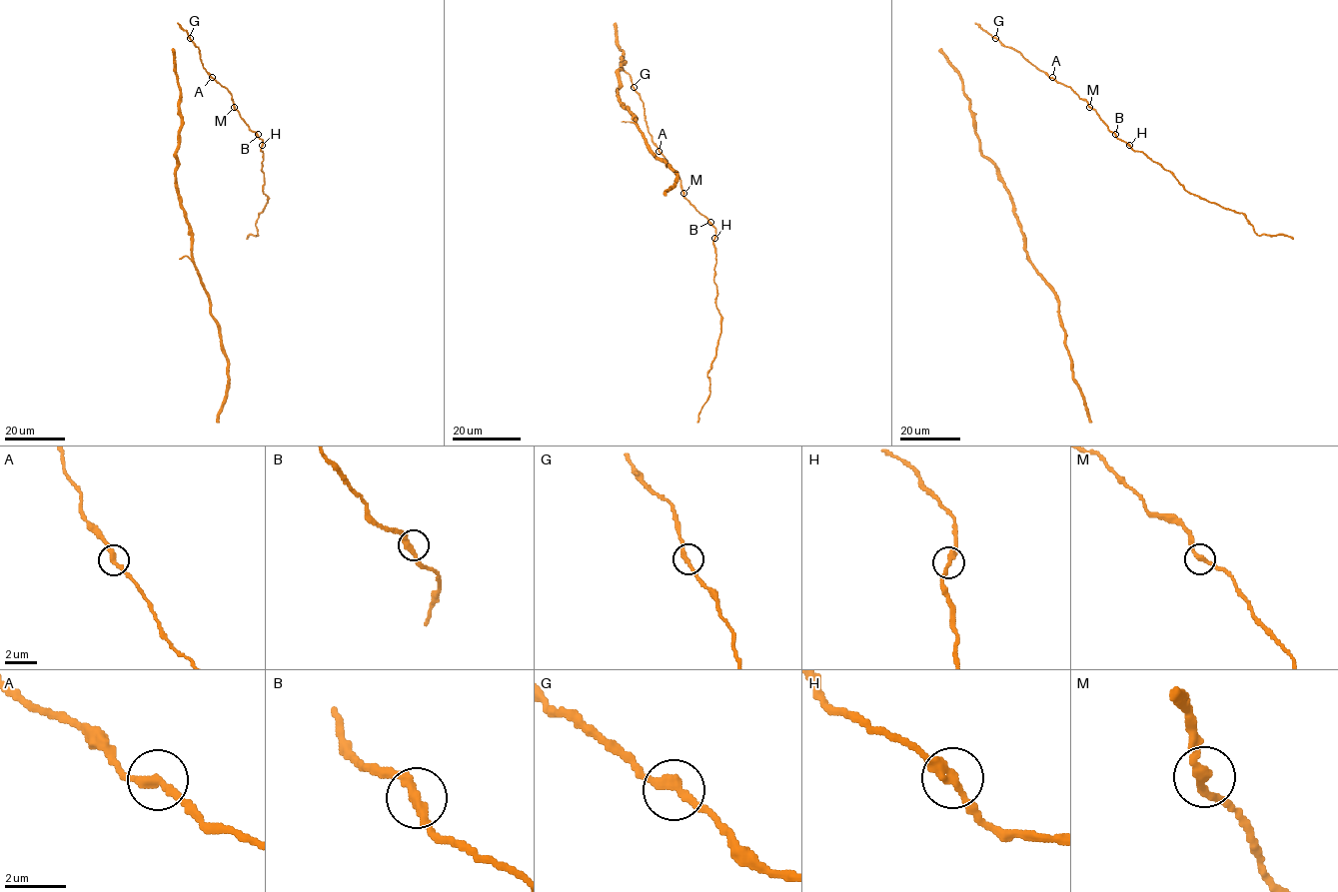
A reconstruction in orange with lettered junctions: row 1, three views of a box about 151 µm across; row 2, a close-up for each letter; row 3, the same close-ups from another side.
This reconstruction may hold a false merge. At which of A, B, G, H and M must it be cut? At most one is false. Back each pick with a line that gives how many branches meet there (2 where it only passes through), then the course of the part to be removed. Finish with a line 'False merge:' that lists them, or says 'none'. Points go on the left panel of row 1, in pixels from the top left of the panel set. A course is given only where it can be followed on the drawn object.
False merge: none

